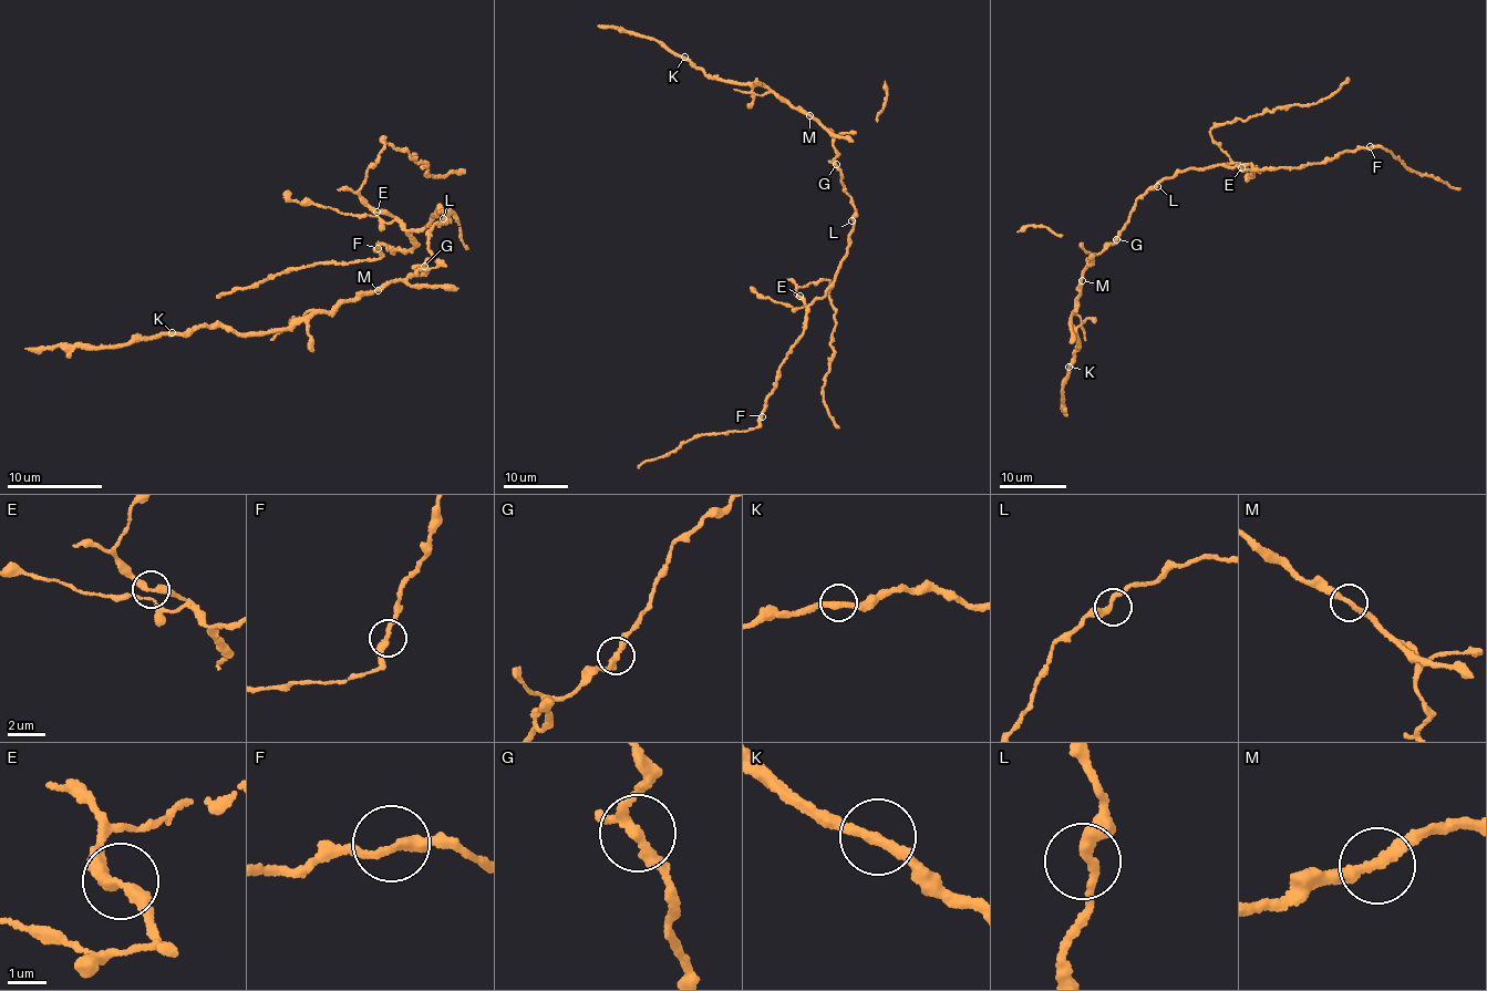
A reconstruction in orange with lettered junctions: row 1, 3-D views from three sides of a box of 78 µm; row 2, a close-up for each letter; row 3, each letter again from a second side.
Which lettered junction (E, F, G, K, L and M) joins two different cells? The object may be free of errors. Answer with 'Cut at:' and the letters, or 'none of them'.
Cut at: none of them

